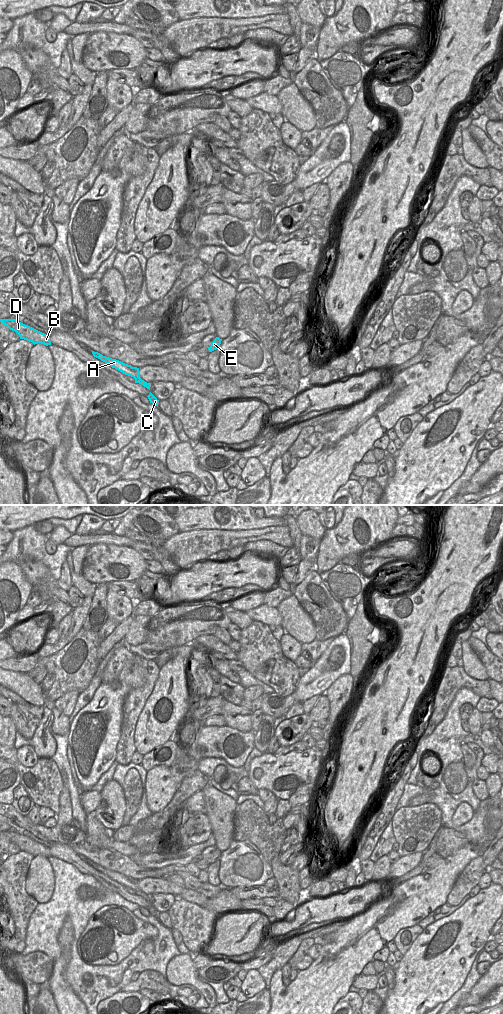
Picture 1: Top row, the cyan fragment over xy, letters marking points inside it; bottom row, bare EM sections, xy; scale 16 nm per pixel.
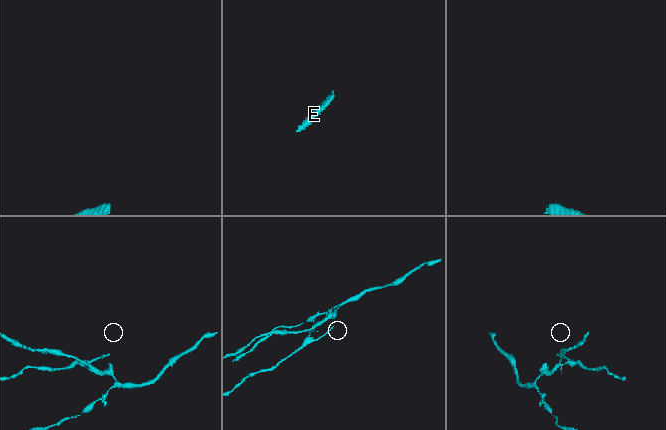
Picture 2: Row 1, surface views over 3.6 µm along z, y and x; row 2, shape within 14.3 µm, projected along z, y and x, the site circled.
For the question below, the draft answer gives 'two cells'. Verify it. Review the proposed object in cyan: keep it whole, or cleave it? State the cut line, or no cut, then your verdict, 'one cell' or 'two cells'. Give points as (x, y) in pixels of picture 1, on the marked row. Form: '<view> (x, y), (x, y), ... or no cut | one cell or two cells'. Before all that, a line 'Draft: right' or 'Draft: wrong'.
Draft: right
xy (141, 379), (135, 381) | two cells

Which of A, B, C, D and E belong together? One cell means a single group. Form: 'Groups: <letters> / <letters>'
Groups: A B D / C E

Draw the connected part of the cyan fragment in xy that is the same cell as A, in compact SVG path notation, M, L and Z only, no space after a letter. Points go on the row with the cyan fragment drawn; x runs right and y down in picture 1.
M92 351L92 354L94 357L100 359L101 361L105 362L112 368L115 368L116 370L122 372L125 375L131 376L135 379L135 381L142 380L139 376L139 368L132 367L131 365L125 364L119 360L112 359L106 356L103 356L102 354L98 352Z

